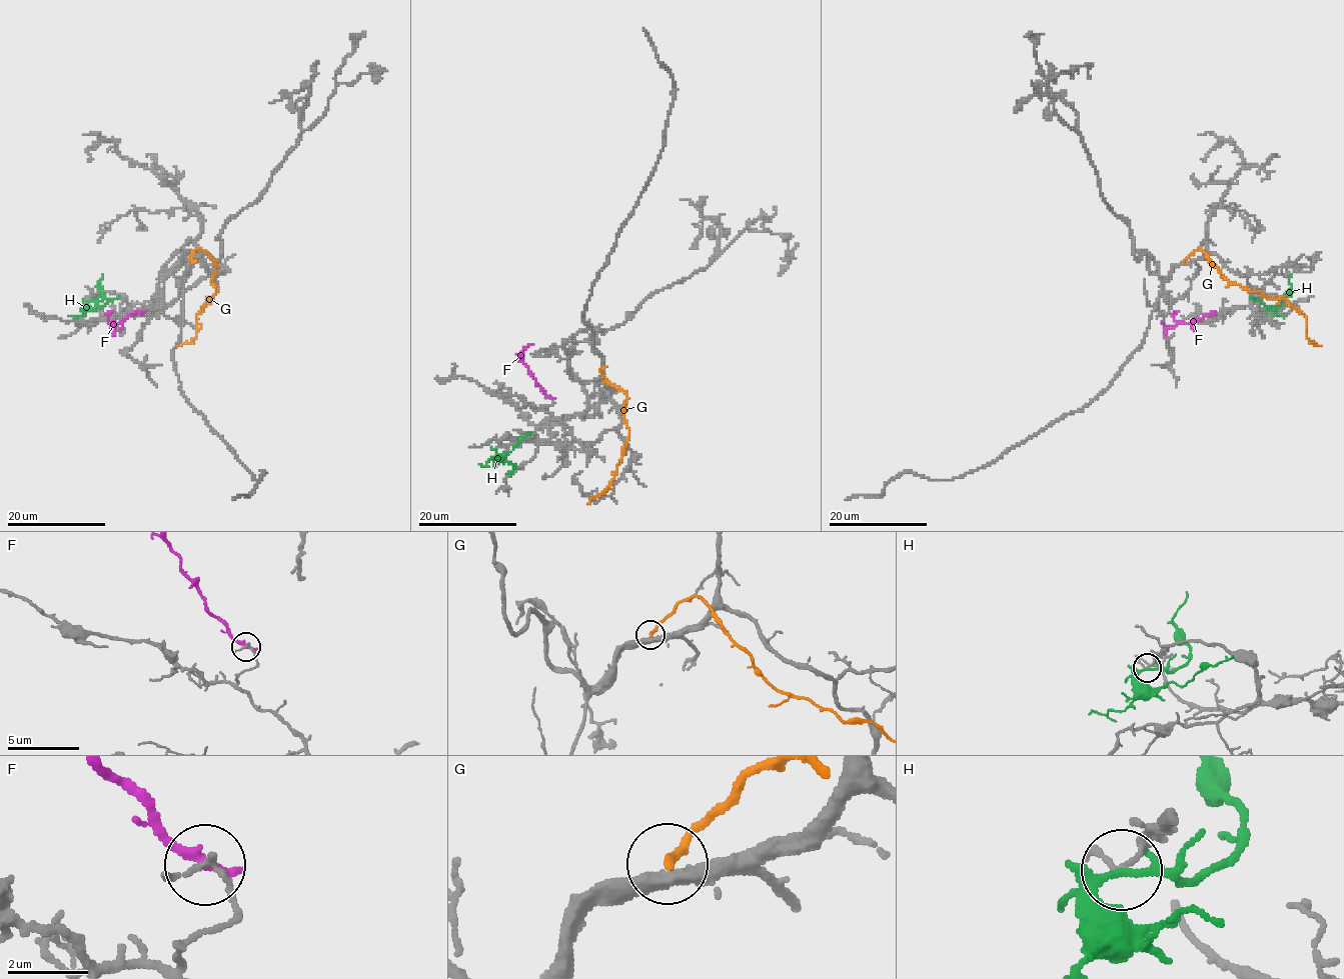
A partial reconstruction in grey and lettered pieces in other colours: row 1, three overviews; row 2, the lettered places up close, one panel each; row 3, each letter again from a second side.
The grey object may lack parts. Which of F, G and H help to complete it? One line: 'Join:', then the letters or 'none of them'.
Join: none of them

